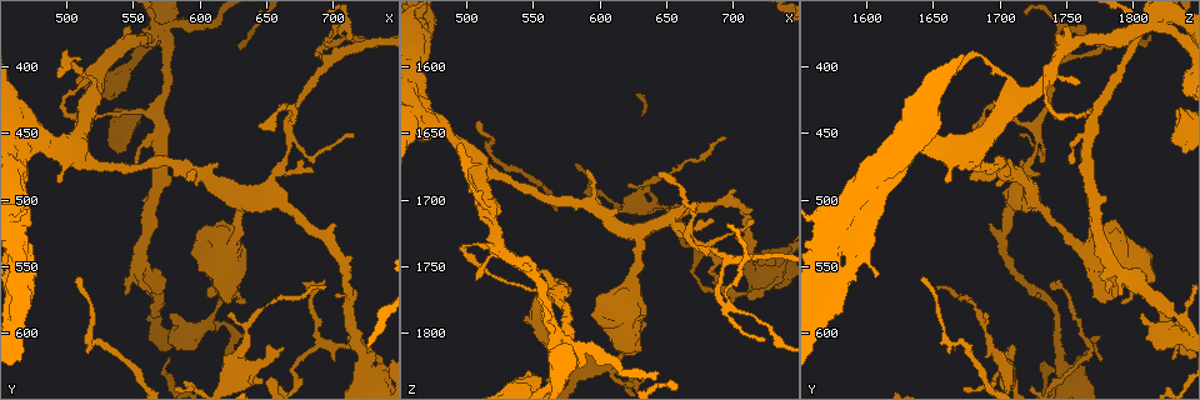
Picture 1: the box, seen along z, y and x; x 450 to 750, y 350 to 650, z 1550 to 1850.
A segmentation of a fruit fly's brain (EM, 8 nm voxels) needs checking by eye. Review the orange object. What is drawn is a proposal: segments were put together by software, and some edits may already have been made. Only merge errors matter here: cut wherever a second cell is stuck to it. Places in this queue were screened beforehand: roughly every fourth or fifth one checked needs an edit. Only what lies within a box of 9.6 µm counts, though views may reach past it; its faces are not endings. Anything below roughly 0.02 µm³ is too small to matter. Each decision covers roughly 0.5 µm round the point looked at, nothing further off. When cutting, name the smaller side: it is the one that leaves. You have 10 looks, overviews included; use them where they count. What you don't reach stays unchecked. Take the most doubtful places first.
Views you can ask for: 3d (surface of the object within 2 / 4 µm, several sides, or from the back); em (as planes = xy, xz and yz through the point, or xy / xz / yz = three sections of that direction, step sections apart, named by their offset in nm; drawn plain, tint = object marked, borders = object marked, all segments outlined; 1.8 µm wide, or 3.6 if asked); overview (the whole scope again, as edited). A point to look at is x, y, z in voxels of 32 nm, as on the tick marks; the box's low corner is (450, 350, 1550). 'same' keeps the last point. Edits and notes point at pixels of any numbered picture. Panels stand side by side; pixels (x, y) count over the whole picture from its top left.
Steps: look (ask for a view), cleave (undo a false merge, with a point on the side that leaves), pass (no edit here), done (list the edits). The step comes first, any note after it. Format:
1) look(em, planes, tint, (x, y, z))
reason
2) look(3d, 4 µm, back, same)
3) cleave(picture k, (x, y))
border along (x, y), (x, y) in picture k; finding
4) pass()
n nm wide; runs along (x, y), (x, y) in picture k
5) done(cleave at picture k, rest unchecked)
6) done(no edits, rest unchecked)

look(em, yz, step 8, tint, (666, 446, 1728))
two arms in line, one across

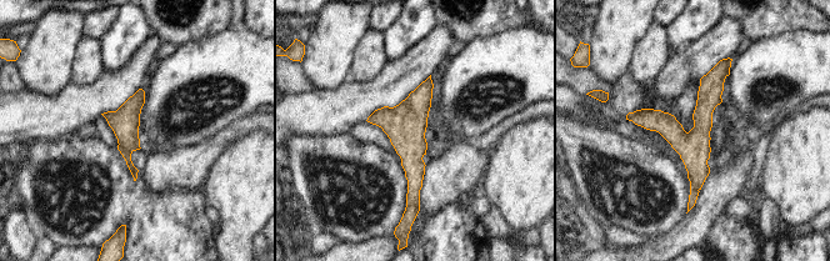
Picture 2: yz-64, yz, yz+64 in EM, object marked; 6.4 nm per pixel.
look(em, xz, step 4, tint, same)

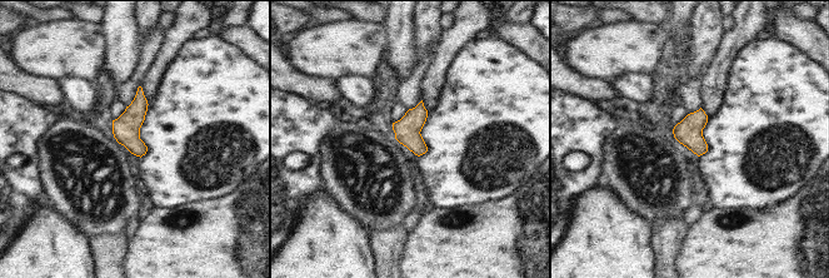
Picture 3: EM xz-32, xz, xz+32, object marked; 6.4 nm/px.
pass()
160 nm wide; all the same cell

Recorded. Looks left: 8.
look(em, planes, borders, (572, 370, 1810))

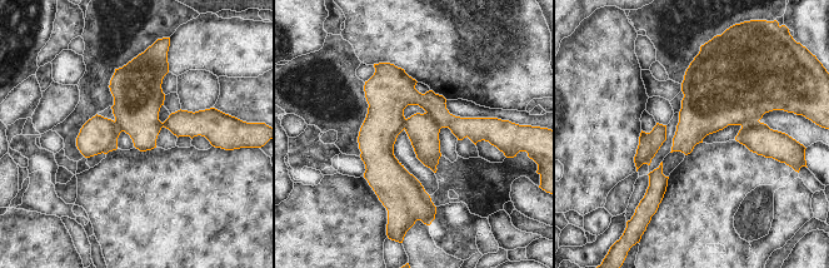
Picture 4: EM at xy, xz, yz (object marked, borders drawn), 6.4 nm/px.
cleave(picture 4, (423, 130))
220 nm wide; border along (427, 112), (440, 128) in picture 4; two cells meet here

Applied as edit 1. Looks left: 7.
look(overview)
see it whole again

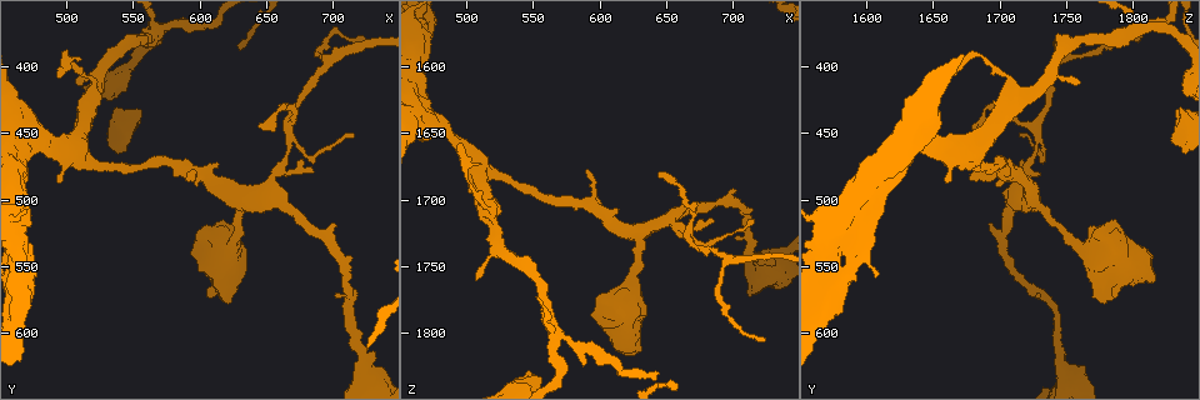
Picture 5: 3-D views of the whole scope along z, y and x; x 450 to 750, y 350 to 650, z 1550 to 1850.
look(em, planes, tint, (696, 396, 1744))

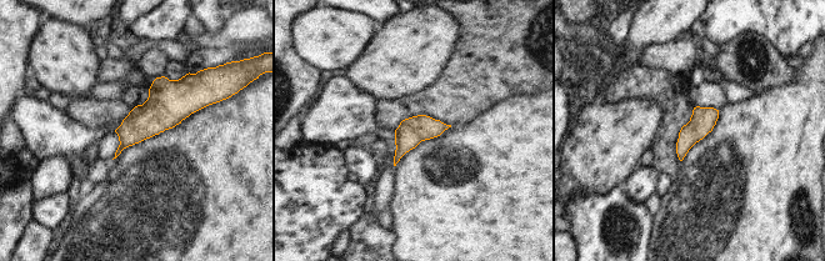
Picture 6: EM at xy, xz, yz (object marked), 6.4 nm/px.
pass()
160 nm wide; continuous, no second cell

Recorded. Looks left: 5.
done(cleave at picture 4, rest unchecked)

